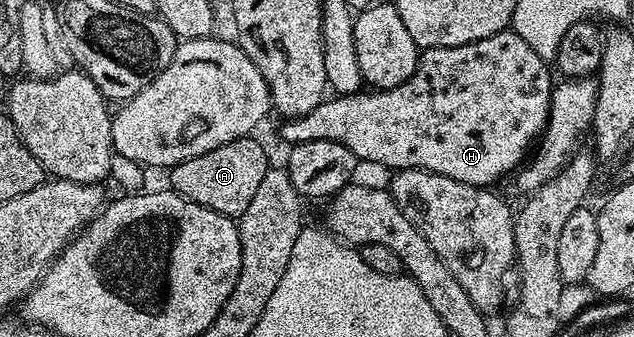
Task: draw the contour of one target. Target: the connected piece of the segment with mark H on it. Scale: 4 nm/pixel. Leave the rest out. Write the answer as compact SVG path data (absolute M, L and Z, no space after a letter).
M512 31L496 33L487 39L479 39L459 47L426 49L418 56L417 66L413 74L403 83L399 83L399 87L391 87L380 91L362 91L351 95L337 95L332 98L334 101L322 99L316 107L311 111L307 111L307 115L286 120L284 122L285 126L281 129L281 137L285 141L289 141L290 146L307 143L315 139L338 141L343 143L343 147L347 147L347 151L355 154L358 162L361 163L374 161L377 165L386 165L389 171L426 169L432 173L447 175L447 179L459 179L459 183L467 183L478 187L493 187L496 186L496 181L509 171L513 173L522 168L523 162L530 156L535 142L545 132L545 124L549 118L549 108L551 107L551 95L555 84L554 78L549 78L549 69L550 66L545 60L539 55L535 55L535 51L531 51L531 46L528 43L523 43L523 39L519 39L519 35Z

